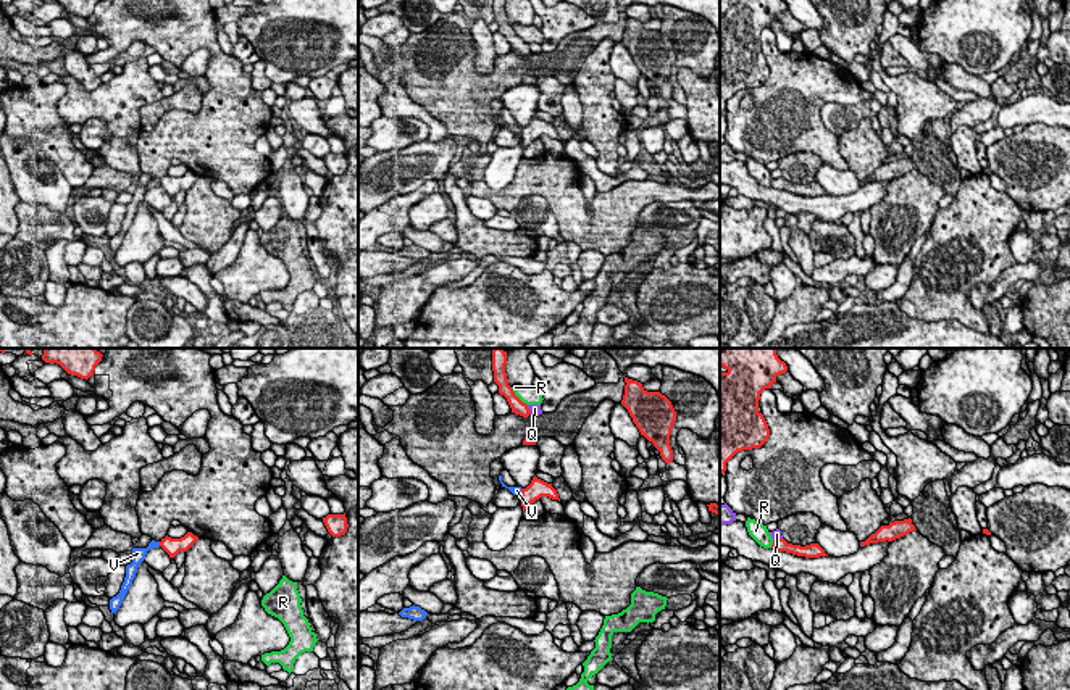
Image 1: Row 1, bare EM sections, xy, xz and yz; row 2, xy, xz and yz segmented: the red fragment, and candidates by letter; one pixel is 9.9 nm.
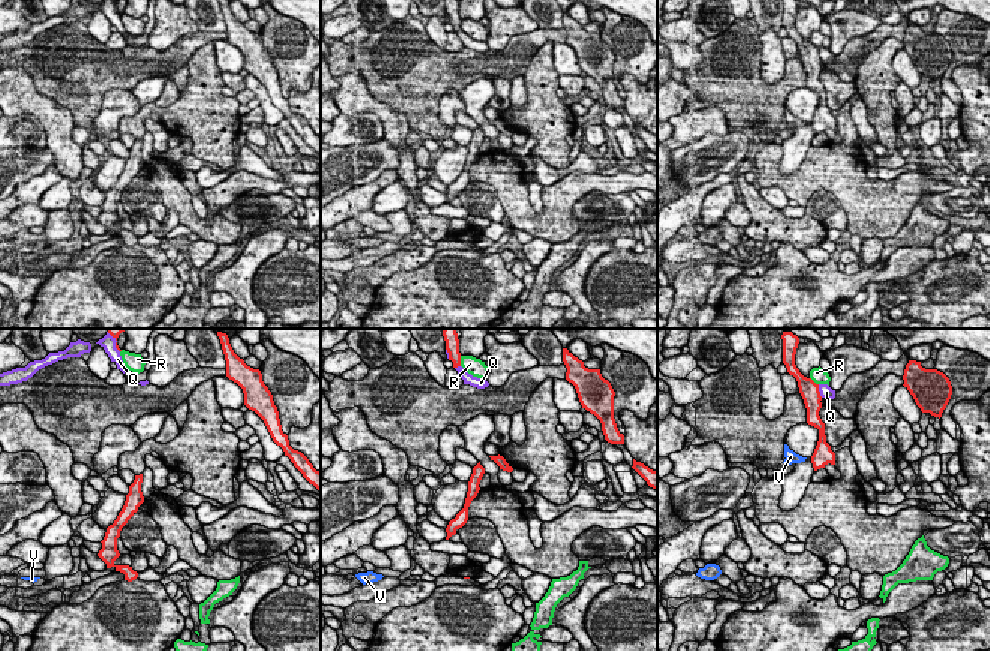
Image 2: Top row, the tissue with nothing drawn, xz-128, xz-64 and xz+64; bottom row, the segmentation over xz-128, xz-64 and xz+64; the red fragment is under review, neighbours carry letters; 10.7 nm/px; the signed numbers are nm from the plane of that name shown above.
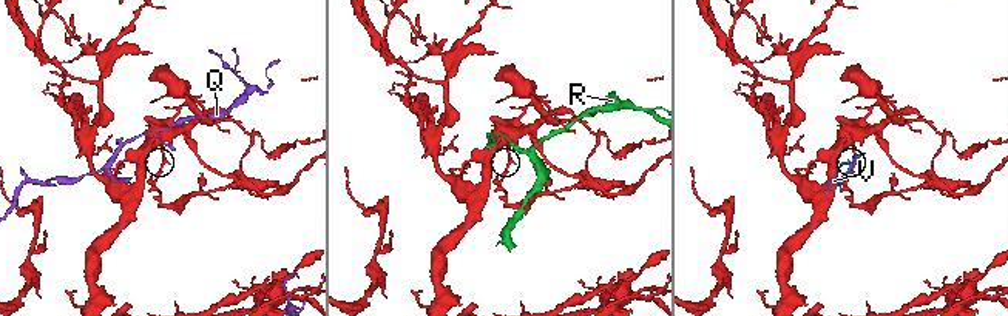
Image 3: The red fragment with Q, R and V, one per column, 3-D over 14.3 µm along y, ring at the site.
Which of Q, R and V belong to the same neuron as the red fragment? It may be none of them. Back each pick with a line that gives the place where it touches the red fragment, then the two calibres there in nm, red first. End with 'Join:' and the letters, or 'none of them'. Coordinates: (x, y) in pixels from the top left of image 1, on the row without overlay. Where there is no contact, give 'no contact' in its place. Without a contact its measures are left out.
Join: none of them

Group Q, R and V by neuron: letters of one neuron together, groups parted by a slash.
Q / R / V

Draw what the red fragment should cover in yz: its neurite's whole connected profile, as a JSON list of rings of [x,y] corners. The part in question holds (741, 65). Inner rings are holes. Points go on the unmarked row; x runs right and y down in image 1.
[[[720,0],[720,116],[726,102],[742,89],[760,87],[770,76],[768,63],[759,50],[760,32],[771,27],[780,13],[788,10],[784,0]]]

